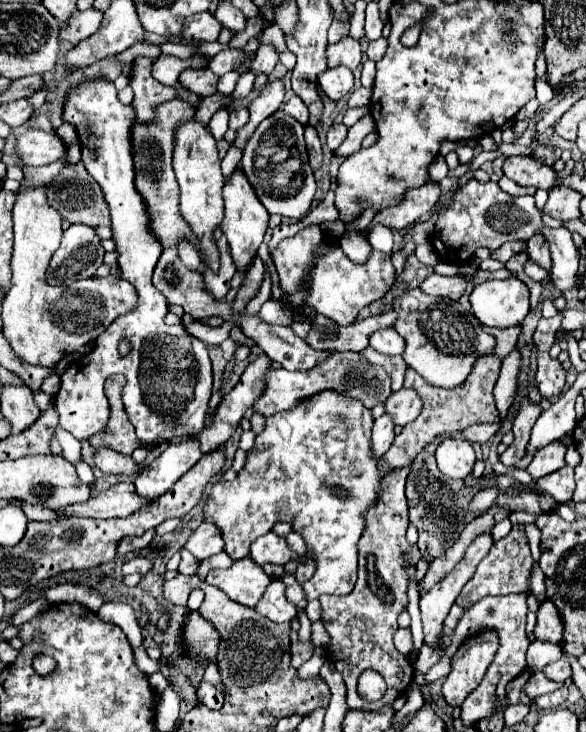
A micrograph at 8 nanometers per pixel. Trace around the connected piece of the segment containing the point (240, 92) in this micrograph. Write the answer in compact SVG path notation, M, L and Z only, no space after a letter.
M245 73L237 79L237 85L235 85L235 91L231 93L233 101L241 101L243 97L247 97L253 89L253 83L255 83L255 75L253 73Z

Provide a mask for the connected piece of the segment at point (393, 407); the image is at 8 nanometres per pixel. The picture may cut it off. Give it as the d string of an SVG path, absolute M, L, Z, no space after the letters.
M401 389L397 393L391 393L391 397L385 403L385 413L393 417L395 425L407 425L417 419L421 413L421 399L413 389Z

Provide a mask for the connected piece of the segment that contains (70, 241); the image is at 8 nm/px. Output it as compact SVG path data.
M71 225L63 231L59 249L53 253L47 281L49 285L69 285L79 279L89 279L103 263L105 249L93 227Z

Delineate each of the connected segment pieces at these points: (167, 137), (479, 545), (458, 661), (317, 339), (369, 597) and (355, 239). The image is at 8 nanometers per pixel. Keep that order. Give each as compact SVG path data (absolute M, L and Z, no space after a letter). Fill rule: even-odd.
M173 99L167 103L161 103L157 107L157 125L145 127L141 123L133 125L133 159L135 159L135 185L137 191L143 195L149 213L151 213L151 225L153 231L157 233L159 241L165 247L173 247L177 237L187 237L193 245L197 245L197 239L189 225L183 221L179 213L179 185L171 167L171 157L173 157L173 143L175 143L175 129L183 125L185 121L193 119L195 107L185 103L183 99Z
M483 533L481 537L477 537L469 547L467 547L467 551L465 551L465 557L455 565L455 569L453 569L453 573L449 573L447 577L443 577L443 581L439 581L433 589L429 589L429 593L425 593L423 597L421 597L421 619L423 619L423 635L425 635L425 643L429 645L429 647L439 647L439 637L441 637L441 631L443 631L443 619L447 617L447 613L449 613L449 609L451 609L451 605L455 603L455 599L457 599L457 595L459 595L459 591L463 589L463 585L473 577L473 573L475 573L475 569L477 569L477 565L479 565L479 561L489 553L489 549L491 549L491 545L493 545L493 537L491 537L491 533Z
M485 631L465 641L453 657L451 673L443 683L443 697L447 705L459 707L465 697L477 689L487 665L493 661L499 647L499 637L495 631Z
M385 311L375 317L367 317L363 321L355 321L353 325L327 325L321 327L317 323L311 325L311 331L305 337L305 343L313 349L331 349L331 351L363 351L369 345L369 335L377 329L391 327L395 321L395 311Z
M411 467L389 471L383 477L377 501L369 507L369 513L365 513L367 527L359 541L359 577L353 589L355 597L351 593L347 597L319 597L323 607L321 621L331 635L329 659L343 675L349 709L379 711L383 705L393 703L409 687L415 673L409 659L401 655L393 645L393 635L399 629L397 617L409 605L409 575L405 571L403 555L409 555L411 565L417 565L417 561L421 559L421 555L417 553L417 545L411 545L405 539L405 531L409 525L405 479L409 475L409 469ZM365 669L377 671L387 683L387 691L379 701L369 703L357 693L357 679Z
M361 231L355 233L347 233L339 239L339 247L343 249L343 253L347 255L349 261L353 263L365 263L373 251L373 247L369 245L369 241L361 235Z

